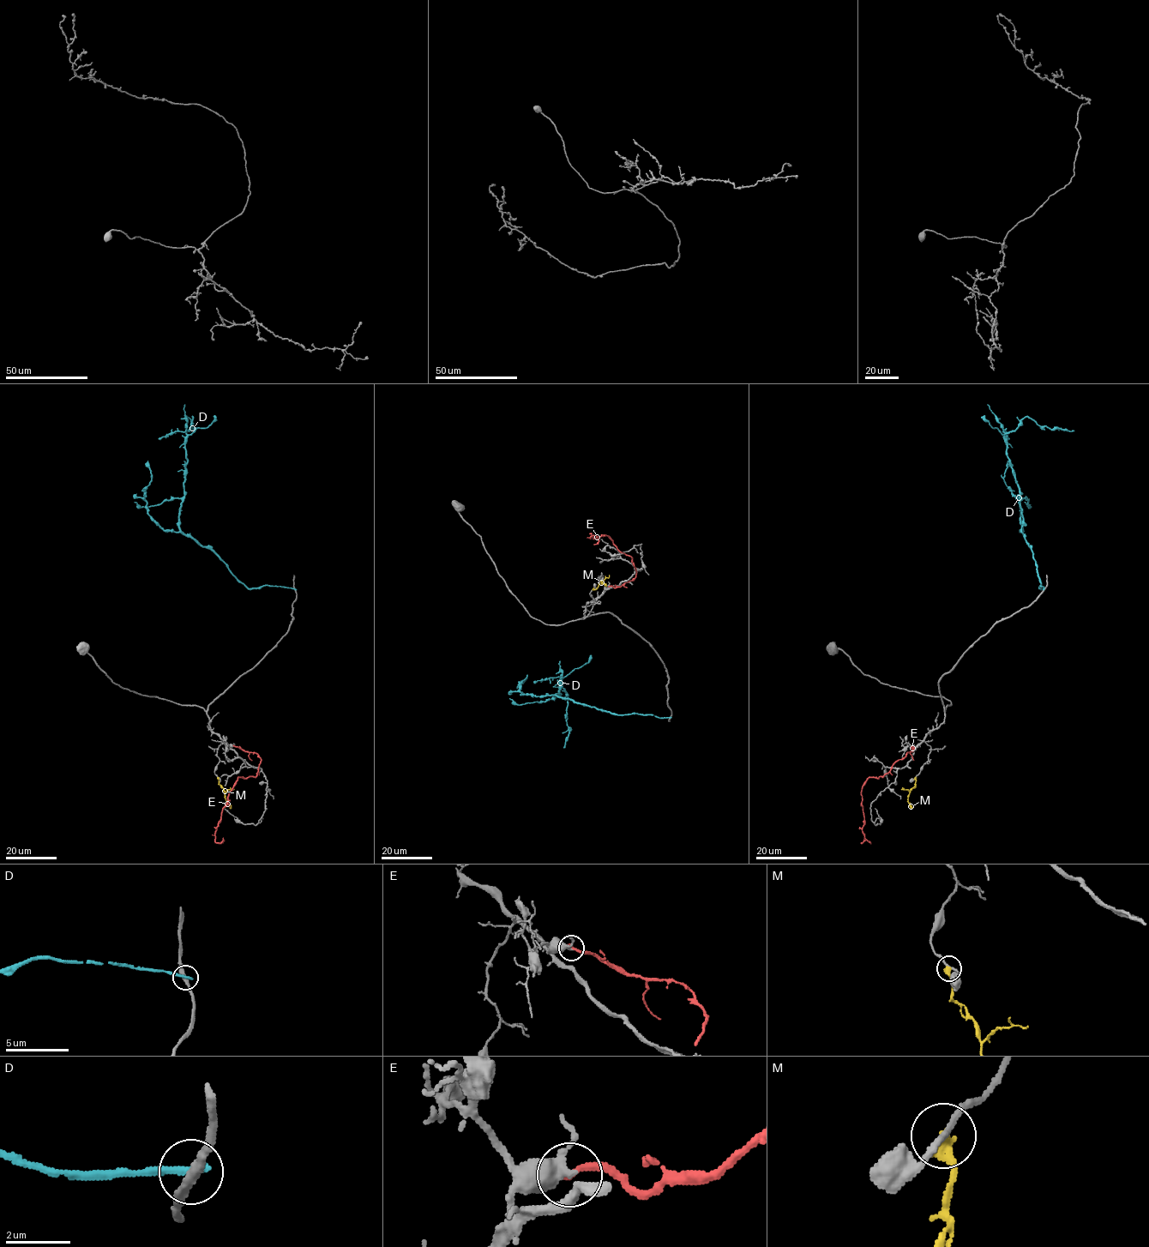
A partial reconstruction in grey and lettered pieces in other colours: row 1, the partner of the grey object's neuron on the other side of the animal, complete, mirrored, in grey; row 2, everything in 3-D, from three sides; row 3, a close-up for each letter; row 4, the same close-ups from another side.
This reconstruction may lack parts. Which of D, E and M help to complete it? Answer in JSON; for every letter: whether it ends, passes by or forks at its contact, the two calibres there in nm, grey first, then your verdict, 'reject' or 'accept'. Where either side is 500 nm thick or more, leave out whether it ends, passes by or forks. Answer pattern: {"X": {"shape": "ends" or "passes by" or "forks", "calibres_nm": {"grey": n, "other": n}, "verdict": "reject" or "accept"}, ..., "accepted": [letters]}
{"D": {"shape": "ends", "calibres_nm": {"grey": 280, "other": 280}, "verdict": "reject"}, "E": {"shape": "ends", "calibres_nm": {"grey": 400, "other": 240}, "verdict": "reject"}, "M": {"shape": "ends", "calibres_nm": {"grey": 170, "other": 360}, "verdict": "reject"}, "accepted": []}

